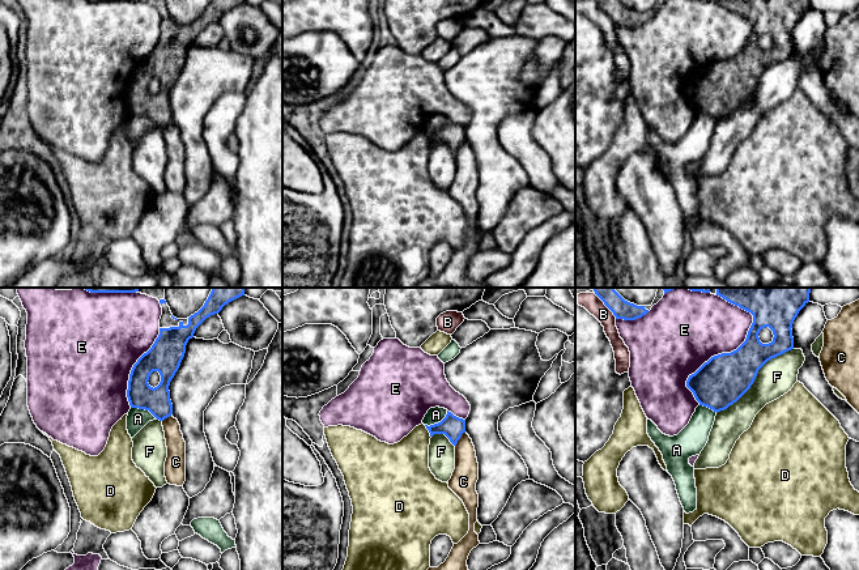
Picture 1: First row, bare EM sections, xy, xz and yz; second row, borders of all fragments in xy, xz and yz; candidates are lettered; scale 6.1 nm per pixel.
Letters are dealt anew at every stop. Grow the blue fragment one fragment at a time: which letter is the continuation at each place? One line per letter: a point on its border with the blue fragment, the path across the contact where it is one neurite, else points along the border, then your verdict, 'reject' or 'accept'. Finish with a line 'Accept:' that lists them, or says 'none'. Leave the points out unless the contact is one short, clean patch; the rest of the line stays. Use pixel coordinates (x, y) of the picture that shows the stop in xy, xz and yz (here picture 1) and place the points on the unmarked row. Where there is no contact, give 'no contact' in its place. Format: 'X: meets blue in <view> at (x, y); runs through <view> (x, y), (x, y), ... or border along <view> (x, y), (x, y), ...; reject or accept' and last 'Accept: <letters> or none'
A: meets blue in xy at (144, 115); border along xy (131, 114), (148, 117), (157, 126); reject
B: meets blue in yz at (606, 12); reject
C: meets blue in xz at (459, 145); reject
D: meets blue in xz at (429, 139); reject
E: meets blue in yz at (734, 58); reject
F: meets blue in yz at (755, 85); reject
Accept: none

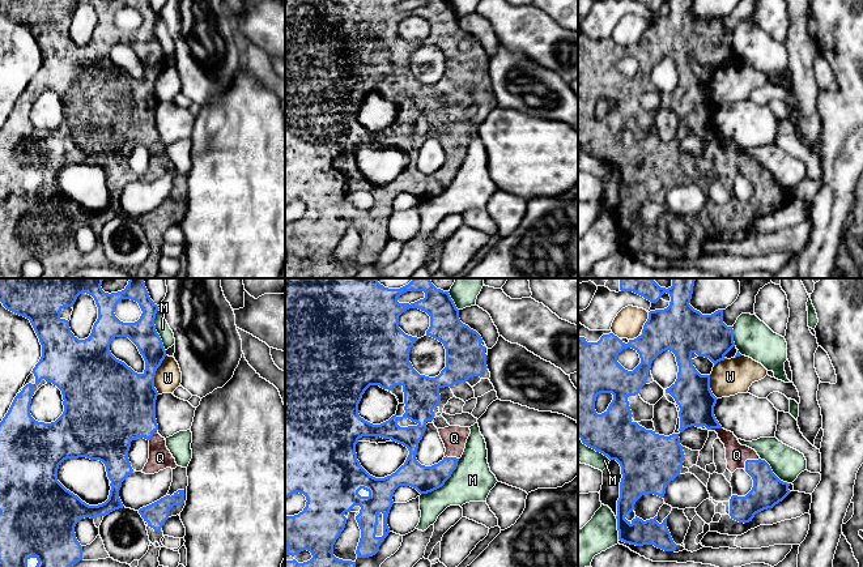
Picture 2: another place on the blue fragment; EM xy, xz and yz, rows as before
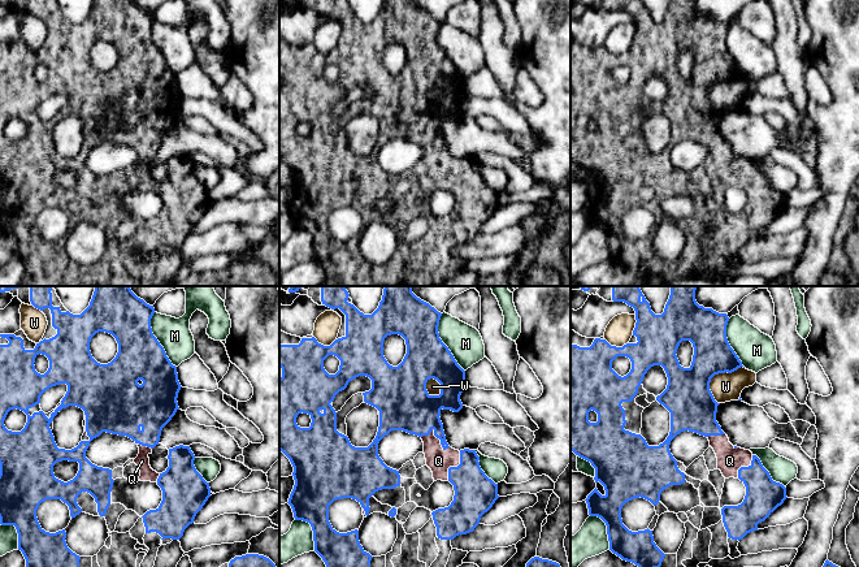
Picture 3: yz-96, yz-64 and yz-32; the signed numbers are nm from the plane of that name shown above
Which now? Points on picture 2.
M: meets blue in xz at (445, 188); reject
Q: meets blue in yz at (748, 167); accept
W: meets blue in xy at (154, 81); reject
Accept: Q

